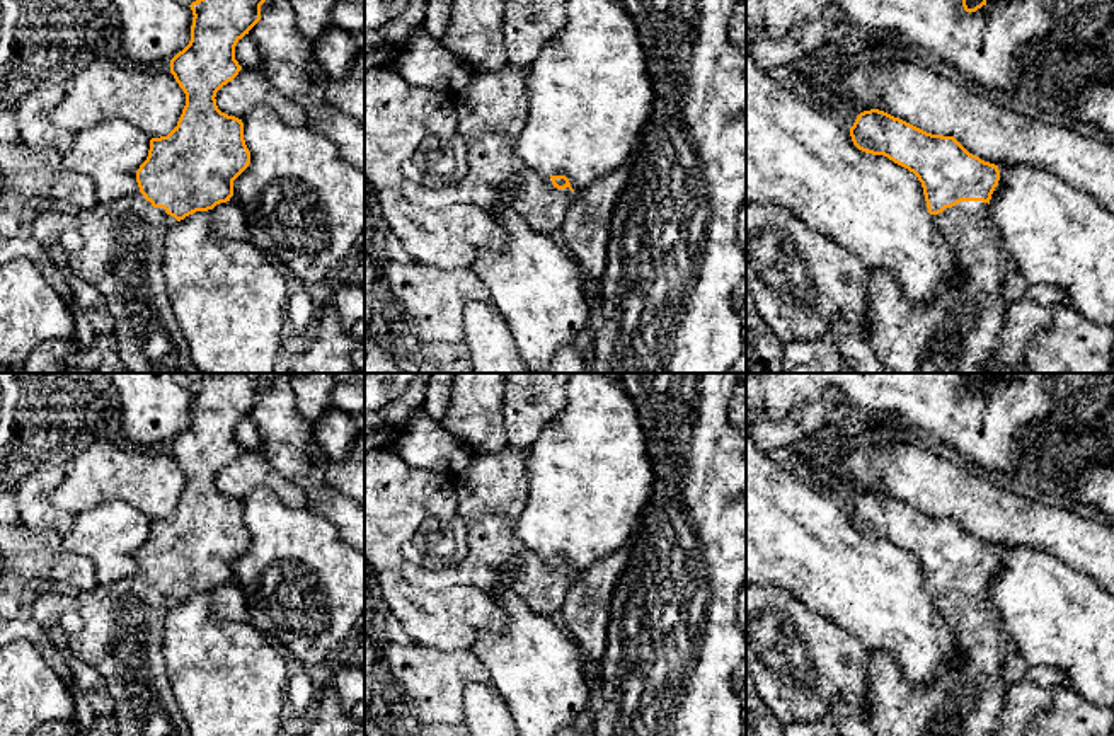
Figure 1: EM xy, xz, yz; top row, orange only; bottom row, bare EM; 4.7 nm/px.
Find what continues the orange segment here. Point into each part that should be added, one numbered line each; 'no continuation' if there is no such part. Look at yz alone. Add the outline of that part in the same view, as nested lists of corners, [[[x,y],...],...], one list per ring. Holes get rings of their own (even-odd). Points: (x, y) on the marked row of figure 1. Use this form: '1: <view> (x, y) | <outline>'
1: yz (956, 333) | [[[961,201],[930,216],[954,249],[962,276],[956,285],[944,285],[933,302],[915,305],[903,296],[891,271],[867,269],[872,348],[886,373],[979,373],[993,356],[1005,317],[1000,285],[1007,259],[1002,239],[990,204],[983,201]]]

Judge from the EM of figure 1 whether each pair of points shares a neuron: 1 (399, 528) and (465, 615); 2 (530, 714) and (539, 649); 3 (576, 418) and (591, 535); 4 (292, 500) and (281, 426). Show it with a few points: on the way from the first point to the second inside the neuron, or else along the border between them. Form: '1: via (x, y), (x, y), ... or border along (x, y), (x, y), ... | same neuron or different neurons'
1: via (390, 559), (390, 578), (435, 615) | same neuron
2: via (539, 699), (539, 665) | same neuron
3: via (590, 447), (590, 506) | same neuron
4: border along (261, 450), (300, 489), (307, 508) | different neurons

